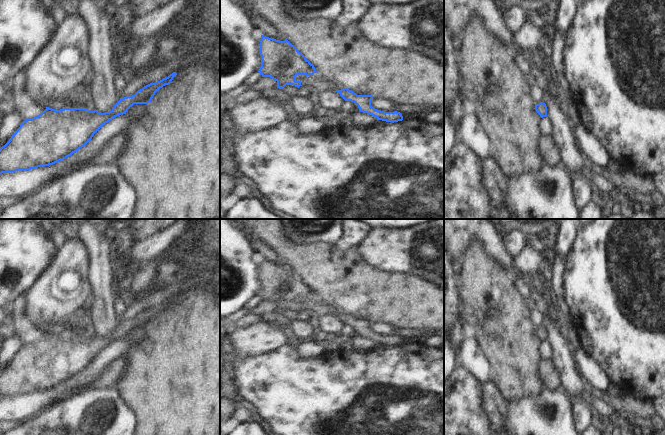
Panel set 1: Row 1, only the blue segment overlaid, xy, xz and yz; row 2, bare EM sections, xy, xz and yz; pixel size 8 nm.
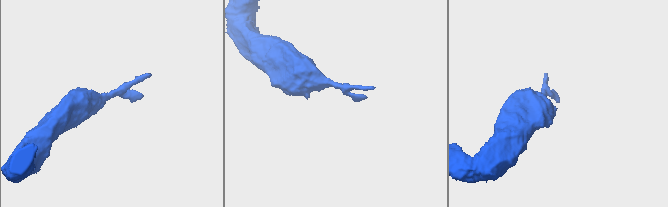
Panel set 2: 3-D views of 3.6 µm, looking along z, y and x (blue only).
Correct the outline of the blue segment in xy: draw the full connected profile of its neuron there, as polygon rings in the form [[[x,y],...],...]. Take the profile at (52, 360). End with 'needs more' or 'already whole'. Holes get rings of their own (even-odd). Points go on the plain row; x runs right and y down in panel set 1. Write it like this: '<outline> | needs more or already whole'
[[[173,296],[160,305],[144,310],[132,320],[120,322],[112,334],[105,337],[90,335],[87,332],[55,334],[46,331],[38,340],[24,344],[10,364],[0,372],[0,398],[49,390],[66,383],[84,371],[94,358],[113,342],[126,338],[134,328],[150,327],[155,317],[163,310],[169,309],[176,299],[177,297]]] | already whole

